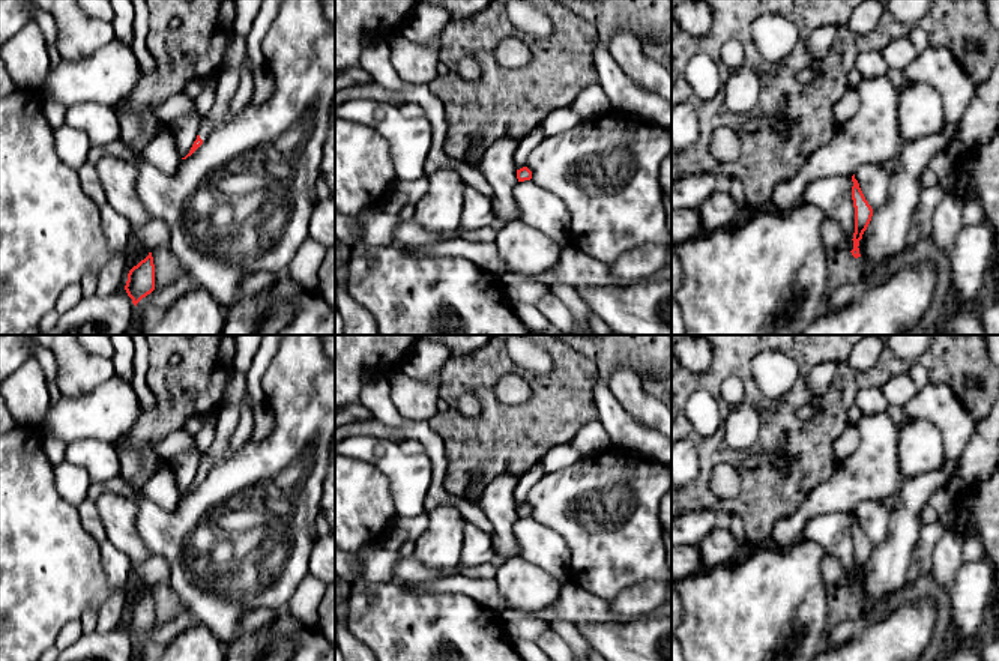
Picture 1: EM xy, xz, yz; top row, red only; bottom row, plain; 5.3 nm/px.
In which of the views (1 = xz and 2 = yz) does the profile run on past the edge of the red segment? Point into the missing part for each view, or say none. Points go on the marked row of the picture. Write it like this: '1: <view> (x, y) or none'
1: none
2: none

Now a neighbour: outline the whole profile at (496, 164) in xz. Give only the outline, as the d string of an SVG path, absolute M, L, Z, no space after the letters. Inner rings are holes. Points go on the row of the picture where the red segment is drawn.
M505 138L488 147L478 161L478 168L493 189L493 212L503 224L520 221L514 188L518 183L514 155L520 140Z

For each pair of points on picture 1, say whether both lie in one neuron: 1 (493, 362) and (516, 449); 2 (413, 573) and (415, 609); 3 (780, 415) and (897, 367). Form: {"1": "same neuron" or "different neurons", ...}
{"1": "same neuron", "2": "different neurons", "3": "same neuron"}

